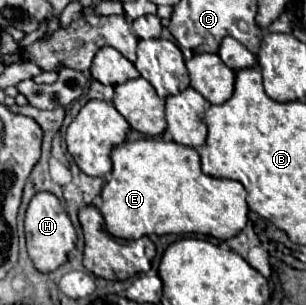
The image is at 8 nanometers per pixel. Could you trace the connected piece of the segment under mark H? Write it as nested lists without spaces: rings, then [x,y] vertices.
[[[37,192],[25,212],[25,238],[27,238],[27,250],[29,256],[39,272],[53,272],[57,266],[61,266],[67,260],[69,250],[75,246],[77,234],[69,220],[69,214],[65,212],[59,198],[51,192]]]

